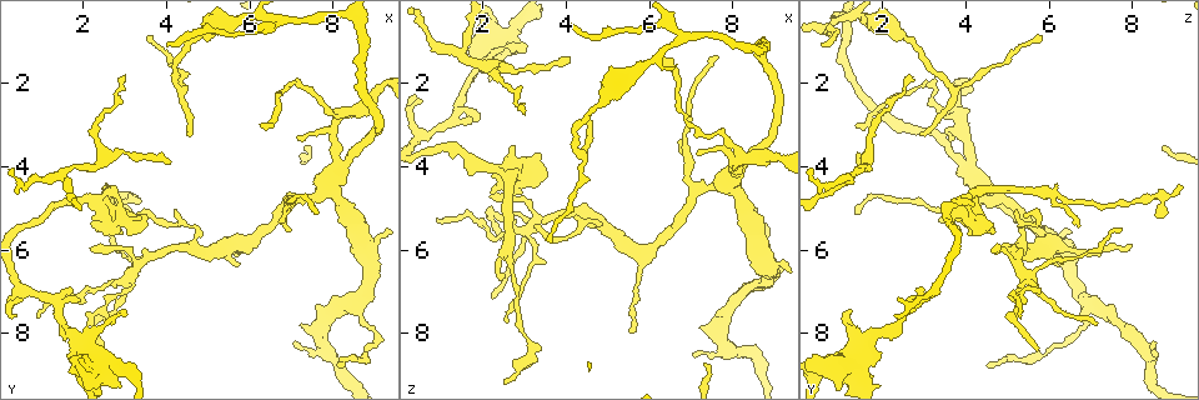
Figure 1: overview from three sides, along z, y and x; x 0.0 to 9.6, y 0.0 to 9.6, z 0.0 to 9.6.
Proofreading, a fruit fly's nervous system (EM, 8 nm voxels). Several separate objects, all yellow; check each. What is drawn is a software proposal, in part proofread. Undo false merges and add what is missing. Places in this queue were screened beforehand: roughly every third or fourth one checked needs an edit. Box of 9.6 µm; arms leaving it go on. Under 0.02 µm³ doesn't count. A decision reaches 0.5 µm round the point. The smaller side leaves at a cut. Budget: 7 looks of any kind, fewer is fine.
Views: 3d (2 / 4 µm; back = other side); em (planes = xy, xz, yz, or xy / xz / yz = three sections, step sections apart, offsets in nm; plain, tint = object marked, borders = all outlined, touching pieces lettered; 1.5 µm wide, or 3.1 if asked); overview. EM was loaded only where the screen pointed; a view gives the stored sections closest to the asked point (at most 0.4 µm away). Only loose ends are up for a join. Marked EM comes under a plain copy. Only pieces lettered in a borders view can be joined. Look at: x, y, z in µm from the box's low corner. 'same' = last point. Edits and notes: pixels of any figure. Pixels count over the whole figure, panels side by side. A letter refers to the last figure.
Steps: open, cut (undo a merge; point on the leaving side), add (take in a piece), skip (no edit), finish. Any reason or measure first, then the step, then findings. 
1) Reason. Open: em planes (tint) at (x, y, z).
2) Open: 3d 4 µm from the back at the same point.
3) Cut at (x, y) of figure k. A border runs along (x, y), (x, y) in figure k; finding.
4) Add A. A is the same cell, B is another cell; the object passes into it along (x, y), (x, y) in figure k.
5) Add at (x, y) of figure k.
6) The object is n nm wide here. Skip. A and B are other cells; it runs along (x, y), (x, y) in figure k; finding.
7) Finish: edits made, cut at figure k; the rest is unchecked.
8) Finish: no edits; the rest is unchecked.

Branch point. Open: 3d 4 µm at (2.20, 4.85, 4.05).

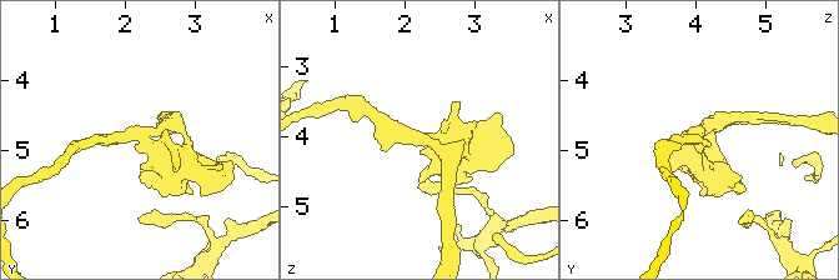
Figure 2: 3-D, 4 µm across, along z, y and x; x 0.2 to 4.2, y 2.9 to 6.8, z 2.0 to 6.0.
3 arms meet here; the arms are 170, 200, 340 nm wide; shape alone is not enough. Open: em xz step 4 (tint) at (2.25, 4.80, 4.05).

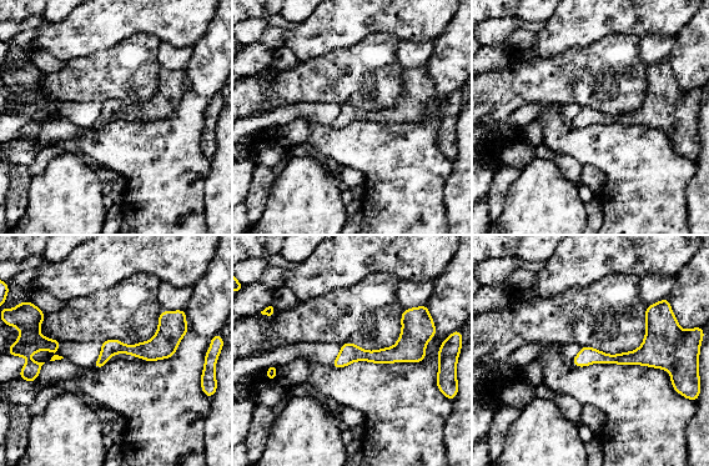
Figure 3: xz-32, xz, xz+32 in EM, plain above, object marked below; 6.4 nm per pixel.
What lies round it. Open: em xz step 4 (borders) at the same point.

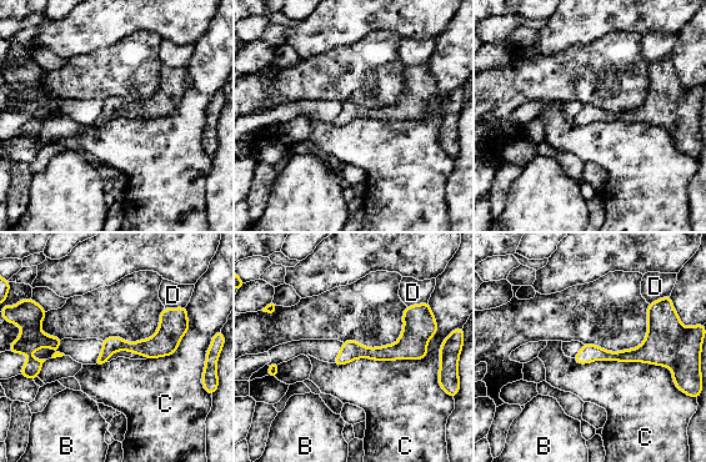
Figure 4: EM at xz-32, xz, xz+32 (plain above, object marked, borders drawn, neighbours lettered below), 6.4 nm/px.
Skip. B, C and D are other cells; a border runs along (436, 334), (421, 358), (333, 363) in figure 4; one cell here.

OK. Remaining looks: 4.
Tapers out. Open: em xy step 8 (tint) at (4.10, 3.90, 1.35).

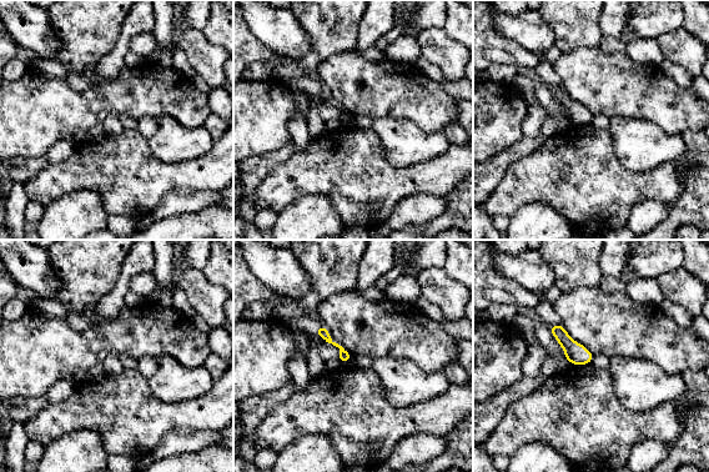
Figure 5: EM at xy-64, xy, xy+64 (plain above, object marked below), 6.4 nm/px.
Open: em planes (borders) at the same point.

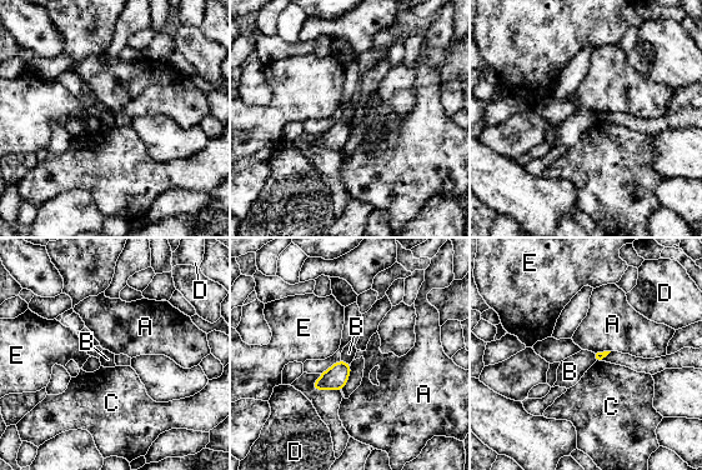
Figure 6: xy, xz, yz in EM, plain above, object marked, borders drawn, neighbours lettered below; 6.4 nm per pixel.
Skip. A, B, C, D and E are other cells; none of them fits.

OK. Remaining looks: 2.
Branch stops here. Open: em planes (borders) at (3.05, 7.40, 1.25).

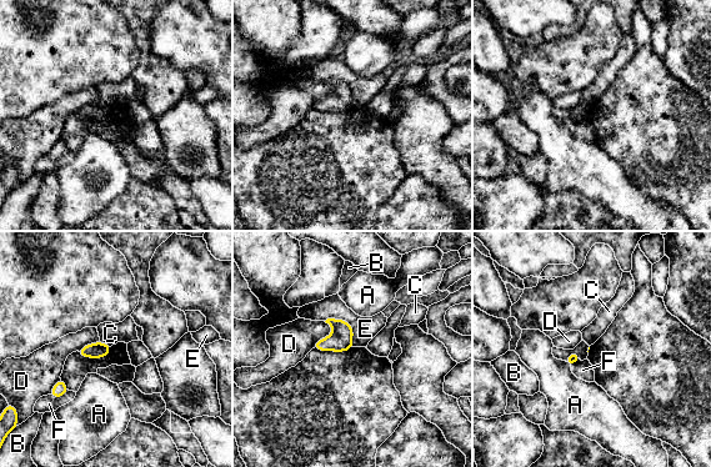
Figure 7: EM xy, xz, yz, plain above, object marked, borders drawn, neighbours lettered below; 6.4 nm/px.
Skip. A, B, C, D, E and F are other cells; none of them fits.

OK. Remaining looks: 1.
Finish: no edits; the rest is unchecked.

